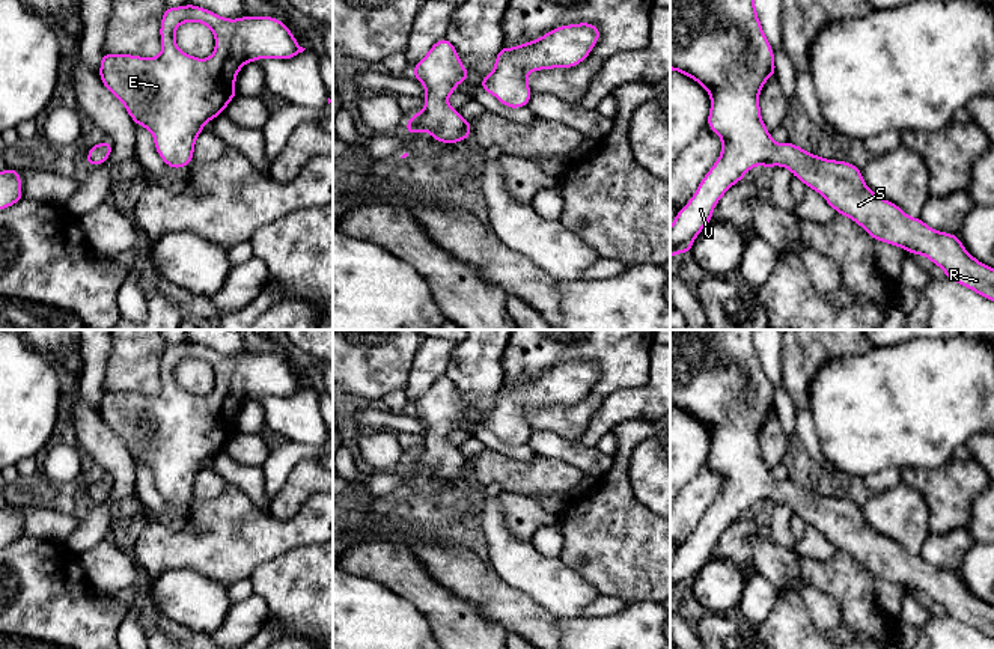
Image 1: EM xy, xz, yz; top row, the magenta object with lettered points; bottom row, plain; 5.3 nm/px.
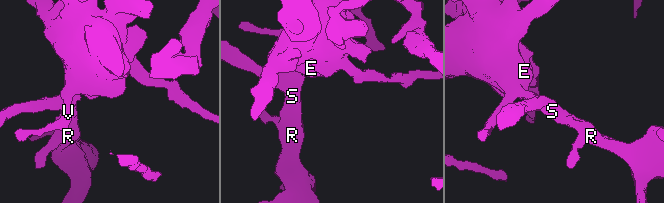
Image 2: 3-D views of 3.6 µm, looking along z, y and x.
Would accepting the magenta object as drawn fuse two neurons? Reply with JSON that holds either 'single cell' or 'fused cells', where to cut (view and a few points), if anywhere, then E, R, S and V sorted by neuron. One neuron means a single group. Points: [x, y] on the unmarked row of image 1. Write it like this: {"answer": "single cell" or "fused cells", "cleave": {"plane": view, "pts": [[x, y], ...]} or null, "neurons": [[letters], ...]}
{"answer": "single cell", "cleave": null, "neurons": [["E", "R", "S", "V"]]}

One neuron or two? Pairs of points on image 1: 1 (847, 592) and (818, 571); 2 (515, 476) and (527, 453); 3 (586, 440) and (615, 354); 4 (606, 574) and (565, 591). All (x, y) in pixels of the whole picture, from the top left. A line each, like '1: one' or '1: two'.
1: one
2: two
3: two
4: two

